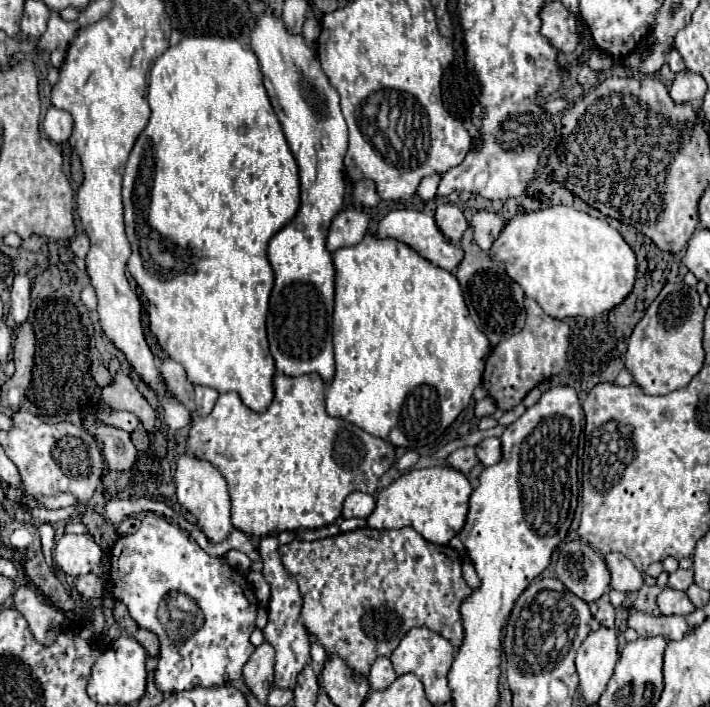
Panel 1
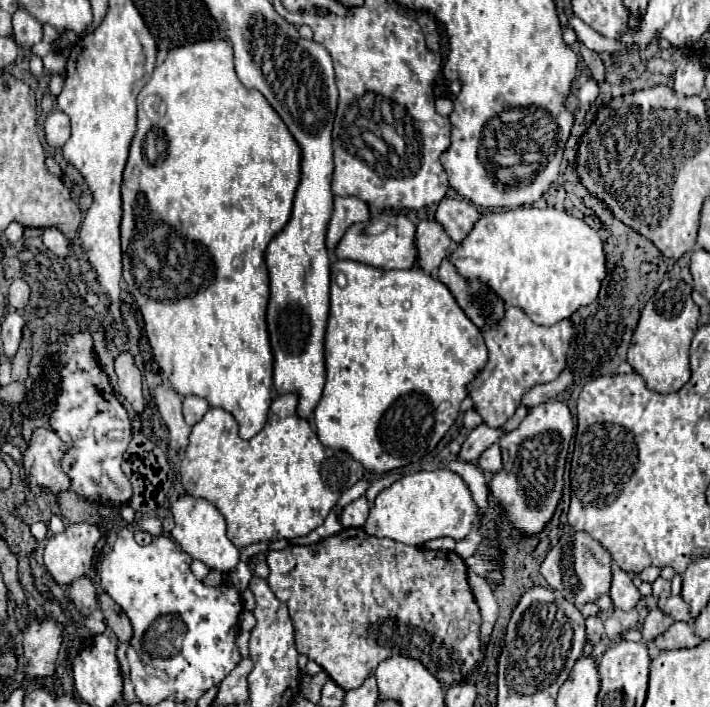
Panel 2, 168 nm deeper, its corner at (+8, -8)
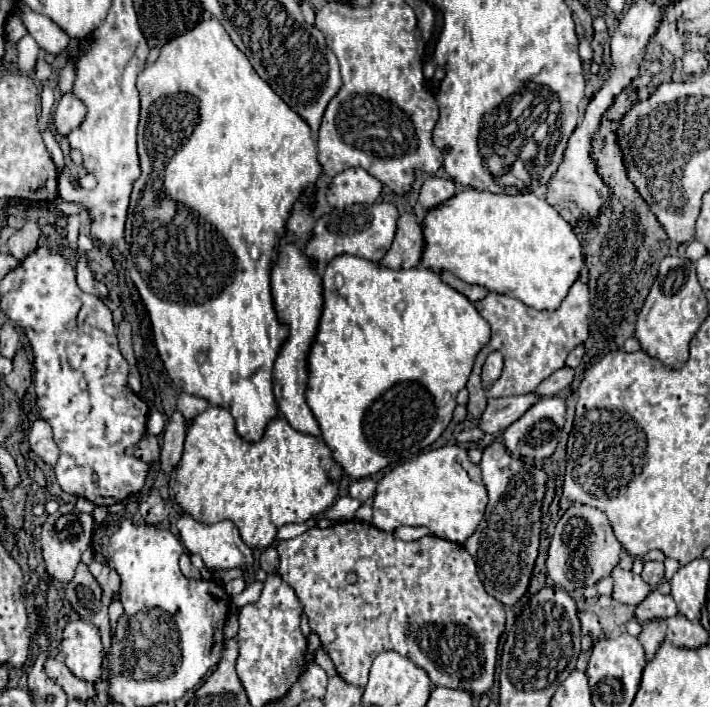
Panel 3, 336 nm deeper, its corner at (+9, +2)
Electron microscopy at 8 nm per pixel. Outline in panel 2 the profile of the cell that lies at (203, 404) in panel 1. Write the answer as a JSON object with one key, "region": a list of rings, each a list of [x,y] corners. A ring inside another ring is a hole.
{"region":[[[189,395],[183,399],[183,415],[185,415],[187,425],[195,425],[197,421],[201,421],[207,409],[209,409],[209,403],[203,397]]]}

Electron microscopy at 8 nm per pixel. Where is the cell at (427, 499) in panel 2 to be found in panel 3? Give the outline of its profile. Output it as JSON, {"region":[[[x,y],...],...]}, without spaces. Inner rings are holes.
{"region":[[[444,445],[444,447],[430,449],[426,453],[420,453],[414,459],[398,464],[390,473],[382,477],[382,481],[376,487],[376,495],[372,503],[374,507],[372,525],[376,525],[378,529],[386,529],[386,531],[392,531],[400,525],[426,527],[440,539],[452,539],[456,543],[464,543],[476,531],[478,523],[482,521],[486,503],[488,503],[488,495],[482,483],[480,467],[468,459],[466,447]]]}

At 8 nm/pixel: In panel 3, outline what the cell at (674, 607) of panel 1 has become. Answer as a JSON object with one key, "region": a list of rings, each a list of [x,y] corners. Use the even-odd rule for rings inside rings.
{"region":[[[664,619],[644,623],[644,629],[638,635],[638,639],[640,639],[642,647],[644,647],[644,653],[646,653],[648,661],[656,655],[656,651],[660,647],[660,643],[664,641],[664,637],[666,637],[666,621]]]}

